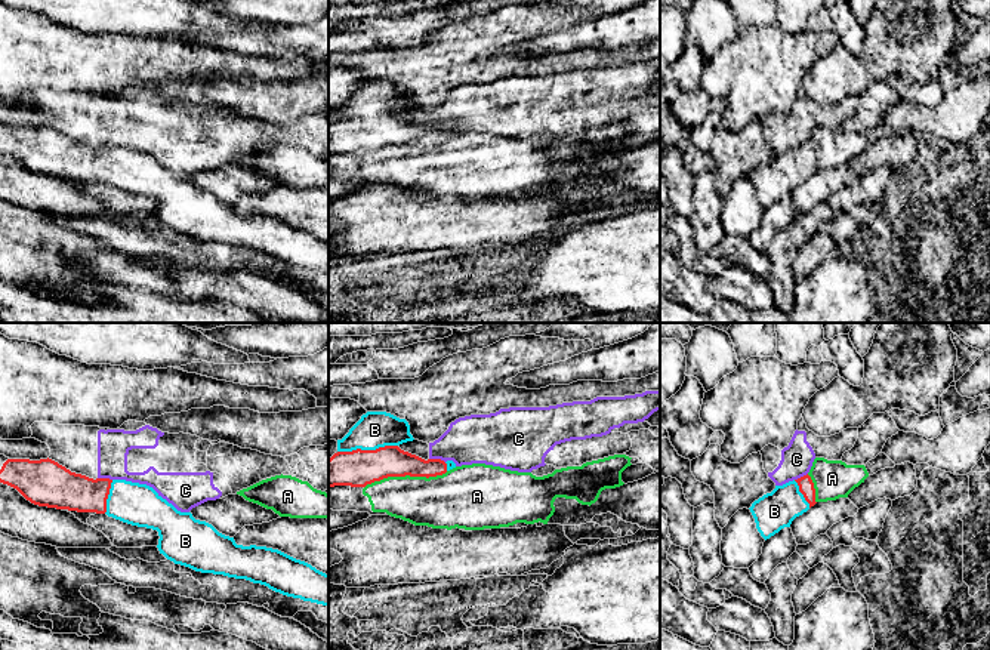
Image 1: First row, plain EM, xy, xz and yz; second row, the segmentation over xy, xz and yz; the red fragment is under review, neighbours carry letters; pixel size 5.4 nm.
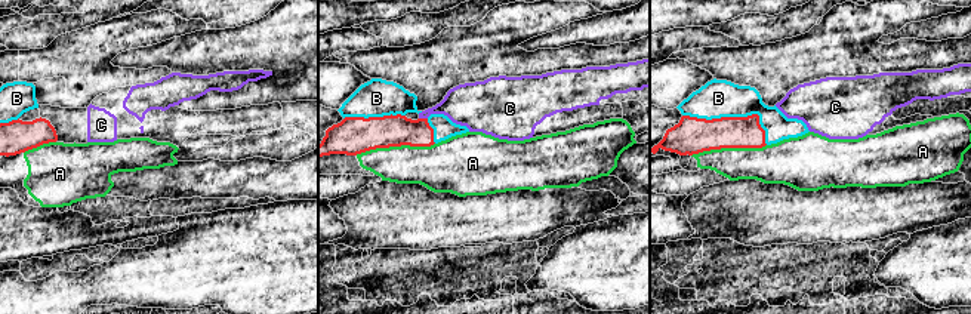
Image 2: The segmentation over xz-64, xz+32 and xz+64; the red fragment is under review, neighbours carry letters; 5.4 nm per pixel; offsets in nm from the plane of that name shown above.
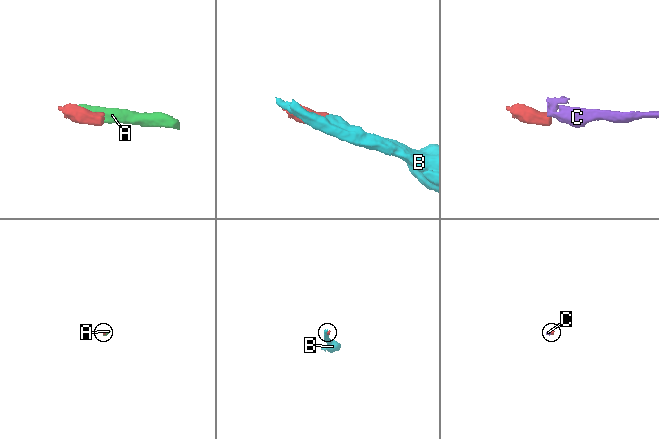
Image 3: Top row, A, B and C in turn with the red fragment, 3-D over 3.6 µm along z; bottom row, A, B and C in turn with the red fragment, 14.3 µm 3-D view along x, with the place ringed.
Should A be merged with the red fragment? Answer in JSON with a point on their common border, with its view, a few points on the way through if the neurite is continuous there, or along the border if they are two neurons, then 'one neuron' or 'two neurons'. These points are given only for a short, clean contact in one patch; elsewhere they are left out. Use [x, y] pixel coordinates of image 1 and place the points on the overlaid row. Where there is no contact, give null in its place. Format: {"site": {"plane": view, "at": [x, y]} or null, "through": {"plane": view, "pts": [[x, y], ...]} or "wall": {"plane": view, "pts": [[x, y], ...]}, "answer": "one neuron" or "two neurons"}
{"site": {"plane": "xz", "at": [406, 474]}, "wall": {"plane": "xz", "pts": [[447, 471], [428, 477], [388, 476], [364, 487]]}, "answer": "two neurons"}

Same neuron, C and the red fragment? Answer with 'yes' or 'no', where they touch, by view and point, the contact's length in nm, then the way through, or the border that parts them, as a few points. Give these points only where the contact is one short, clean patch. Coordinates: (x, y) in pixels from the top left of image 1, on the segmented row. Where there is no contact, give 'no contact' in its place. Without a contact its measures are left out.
no; contact xz (437, 459); length 90 nm; border xz (429, 458), (438, 458), (444, 462)

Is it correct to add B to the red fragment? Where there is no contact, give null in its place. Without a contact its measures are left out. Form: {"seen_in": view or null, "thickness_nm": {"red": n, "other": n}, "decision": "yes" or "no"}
{"seen_in": "xz", "thickness_nm": {"red": 200, "other": 200}, "decision": "yes"}

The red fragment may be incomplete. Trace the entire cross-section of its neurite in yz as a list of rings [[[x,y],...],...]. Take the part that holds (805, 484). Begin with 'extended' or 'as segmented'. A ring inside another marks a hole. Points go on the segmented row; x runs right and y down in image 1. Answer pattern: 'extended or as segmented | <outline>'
extended | [[[807,474],[783,486],[775,486],[771,493],[764,495],[749,508],[756,529],[767,540],[792,521],[807,512],[815,502],[815,489],[811,477]]]

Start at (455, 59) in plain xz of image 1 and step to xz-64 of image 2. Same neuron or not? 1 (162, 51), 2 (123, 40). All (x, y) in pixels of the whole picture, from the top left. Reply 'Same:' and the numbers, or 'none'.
Same: 2

